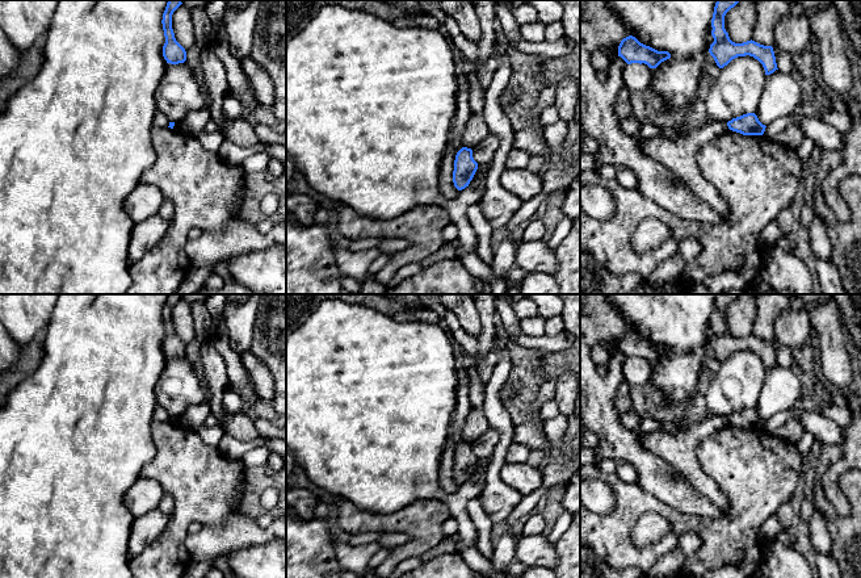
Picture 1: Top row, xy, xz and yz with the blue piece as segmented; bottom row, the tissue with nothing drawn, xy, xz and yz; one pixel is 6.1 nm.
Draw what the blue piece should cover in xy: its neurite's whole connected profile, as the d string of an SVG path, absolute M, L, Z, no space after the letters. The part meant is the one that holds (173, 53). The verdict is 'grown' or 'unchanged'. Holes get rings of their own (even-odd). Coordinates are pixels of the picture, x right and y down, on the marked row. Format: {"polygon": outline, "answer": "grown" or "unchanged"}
{"polygon": "M168 0L161 20L164 37L165 37L165 43L163 46L163 56L167 60L167 63L171 64L178 64L186 60L186 51L176 41L172 29L172 14L181 4L182 4L181 0Z", "answer": "unchanged"}

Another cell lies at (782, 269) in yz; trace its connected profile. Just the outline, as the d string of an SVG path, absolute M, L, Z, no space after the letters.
M774 246L764 251L761 277L774 289L814 294L811 271L791 250Z

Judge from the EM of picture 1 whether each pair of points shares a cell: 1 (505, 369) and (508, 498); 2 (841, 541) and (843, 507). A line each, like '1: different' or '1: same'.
1: same
2: different

